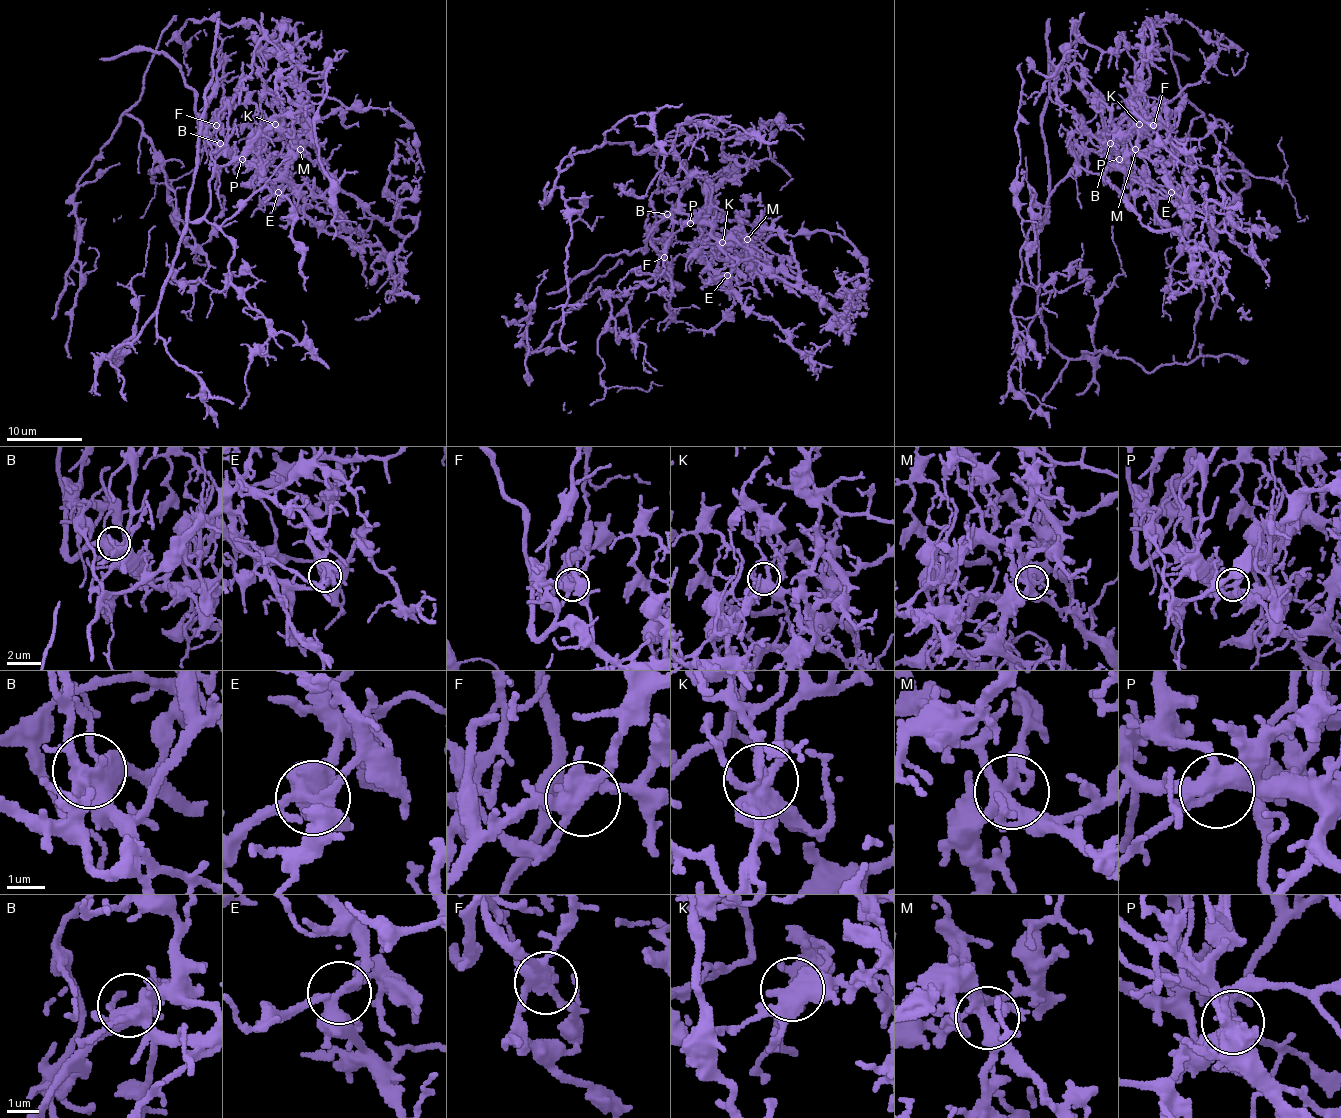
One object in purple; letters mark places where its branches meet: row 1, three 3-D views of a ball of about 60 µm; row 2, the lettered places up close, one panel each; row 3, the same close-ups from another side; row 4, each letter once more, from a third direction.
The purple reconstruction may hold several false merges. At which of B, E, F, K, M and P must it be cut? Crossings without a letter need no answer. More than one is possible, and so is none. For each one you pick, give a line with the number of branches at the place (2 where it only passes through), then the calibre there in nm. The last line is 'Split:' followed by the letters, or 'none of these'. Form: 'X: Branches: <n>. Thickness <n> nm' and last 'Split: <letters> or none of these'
F: Branches: 6. Thickness 440 nm
P: Branches: 5. Thickness 360 nm
Split: F, P

